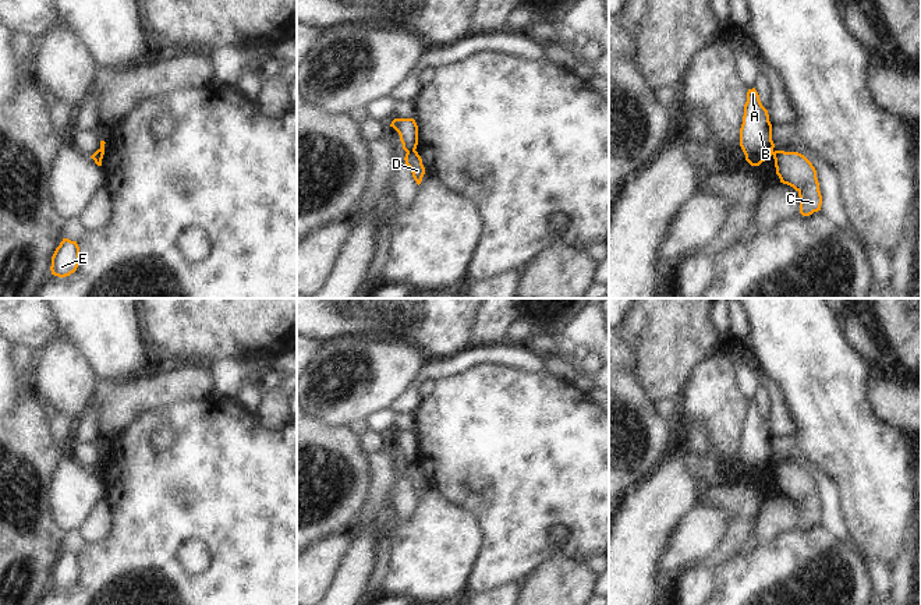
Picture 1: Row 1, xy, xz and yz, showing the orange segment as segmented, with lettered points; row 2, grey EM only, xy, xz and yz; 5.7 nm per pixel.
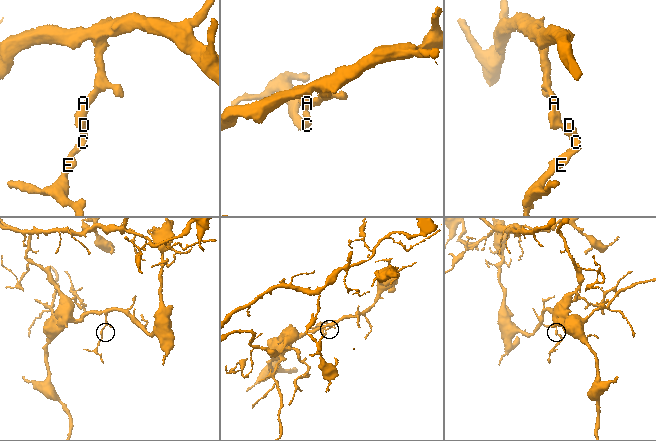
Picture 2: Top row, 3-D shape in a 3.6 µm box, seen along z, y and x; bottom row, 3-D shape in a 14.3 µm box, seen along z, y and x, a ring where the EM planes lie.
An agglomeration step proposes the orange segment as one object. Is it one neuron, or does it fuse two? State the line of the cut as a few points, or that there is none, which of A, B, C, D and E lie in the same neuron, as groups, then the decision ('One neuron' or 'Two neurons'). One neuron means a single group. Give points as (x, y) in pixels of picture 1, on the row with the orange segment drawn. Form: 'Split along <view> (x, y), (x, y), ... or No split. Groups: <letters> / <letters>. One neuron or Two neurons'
Split along xz (414, 149), (407, 152). Groups: A B / C D E. Two neurons.

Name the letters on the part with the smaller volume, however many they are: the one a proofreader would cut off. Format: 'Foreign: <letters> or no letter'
Foreign: C, D, E.

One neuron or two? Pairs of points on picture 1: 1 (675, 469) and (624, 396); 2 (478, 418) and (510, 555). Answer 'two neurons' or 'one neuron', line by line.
1: two neurons
2: one neuron

